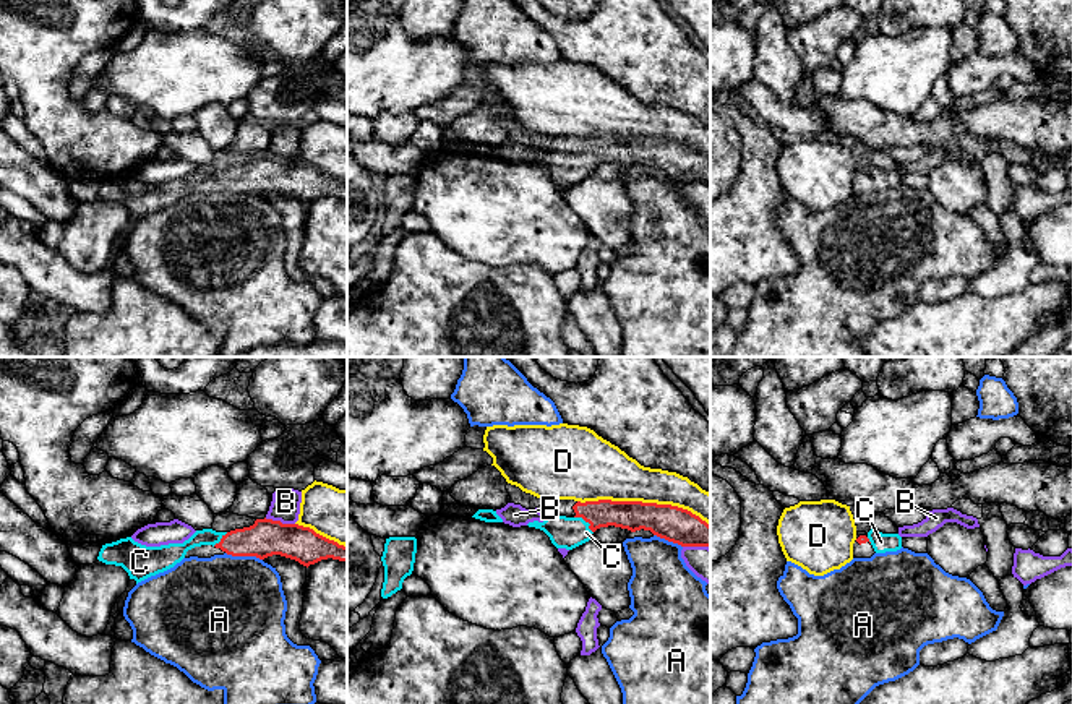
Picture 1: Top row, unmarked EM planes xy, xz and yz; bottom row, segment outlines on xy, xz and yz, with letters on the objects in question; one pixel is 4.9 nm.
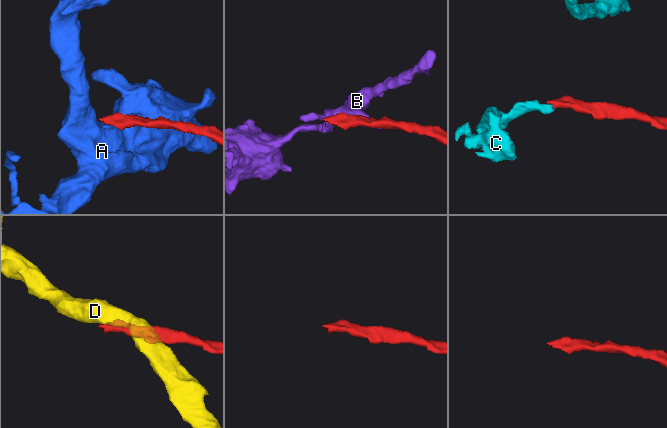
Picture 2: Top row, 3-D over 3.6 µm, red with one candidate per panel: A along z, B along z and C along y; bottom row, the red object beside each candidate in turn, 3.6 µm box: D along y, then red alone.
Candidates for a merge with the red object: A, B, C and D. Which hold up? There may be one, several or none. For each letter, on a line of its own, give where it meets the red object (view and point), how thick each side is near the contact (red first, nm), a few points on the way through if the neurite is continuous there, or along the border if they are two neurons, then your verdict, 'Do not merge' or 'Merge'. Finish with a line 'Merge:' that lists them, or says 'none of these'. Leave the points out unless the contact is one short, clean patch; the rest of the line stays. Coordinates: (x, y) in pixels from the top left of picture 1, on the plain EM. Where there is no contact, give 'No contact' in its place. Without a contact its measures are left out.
A: Touches red at xy (244, 192). Thickness 190 nm (red) against 480 nm. Do not merge
B: Touches red at xy (279, 158). Thickness 190 nm (red) against 140 nm. Do not merge
C: Touches red at xz (586, 158). Thickness 140 nm (red) against 160 nm. Path across: xz (628, 151), (592, 151), (586, 158), (576, 167), (565, 169). Merge
D: Touches red at xz (644, 140). Thickness 180 nm (red) against 280 nm. Do not merge
Merge: C

